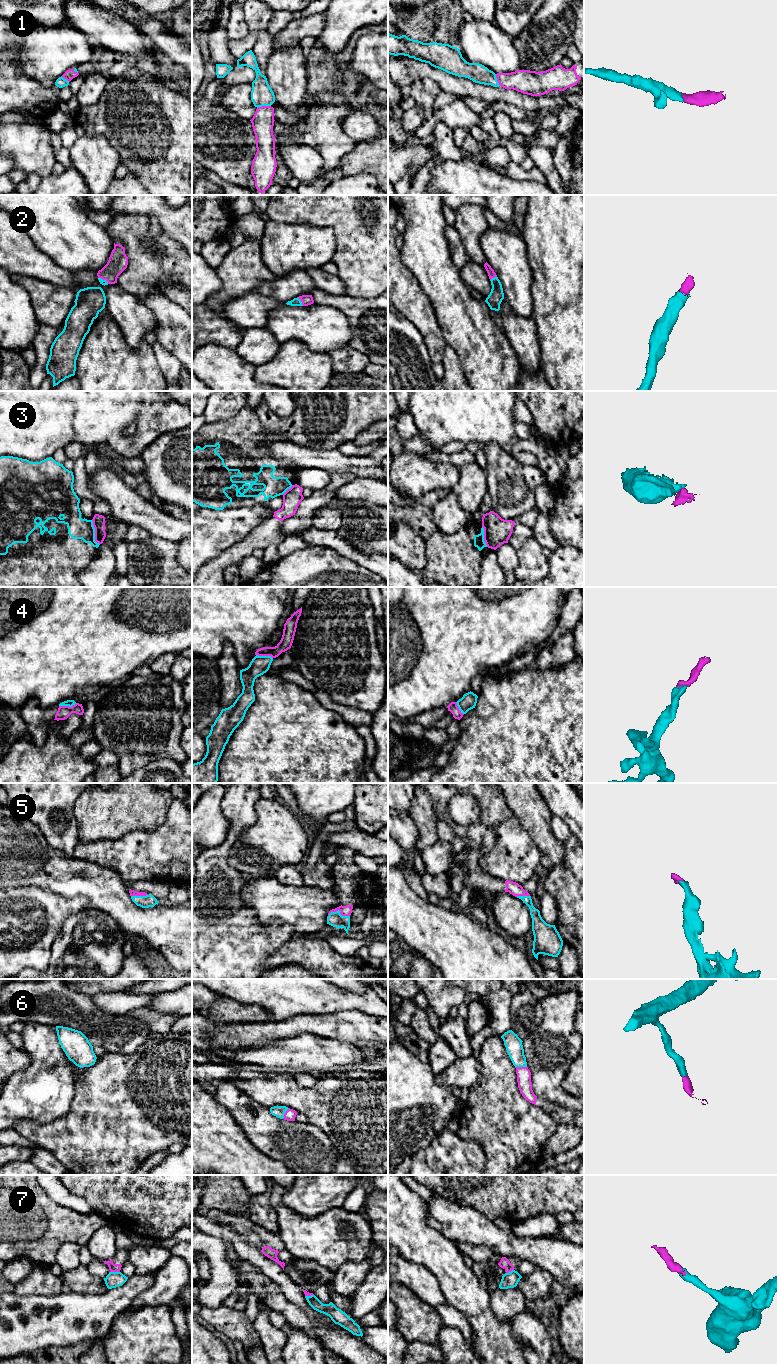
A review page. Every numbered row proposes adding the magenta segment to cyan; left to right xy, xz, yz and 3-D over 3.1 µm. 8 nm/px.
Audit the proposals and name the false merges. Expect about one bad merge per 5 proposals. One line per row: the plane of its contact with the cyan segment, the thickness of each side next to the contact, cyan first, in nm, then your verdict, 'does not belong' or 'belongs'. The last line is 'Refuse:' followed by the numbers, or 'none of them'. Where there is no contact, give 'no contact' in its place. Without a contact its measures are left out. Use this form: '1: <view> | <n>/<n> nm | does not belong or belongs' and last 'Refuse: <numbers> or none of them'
1: xz | 180/180 nm | belongs
2: xz | 60/90 nm | belongs
3: xy | 170/100 nm | does not belong
4: xy | 60/100 nm | belongs
5: xz | 120/80 nm | belongs
6: yz | 140/110 nm | belongs
7: xy | 130/70 nm | does not belong
Refuse: 3, 7

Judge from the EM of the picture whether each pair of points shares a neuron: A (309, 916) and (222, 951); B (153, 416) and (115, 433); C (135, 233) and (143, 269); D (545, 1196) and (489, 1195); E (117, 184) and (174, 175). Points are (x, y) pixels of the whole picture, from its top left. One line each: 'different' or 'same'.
A: different
B: same
C: same
D: same
E: different

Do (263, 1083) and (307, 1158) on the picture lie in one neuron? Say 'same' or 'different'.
different

